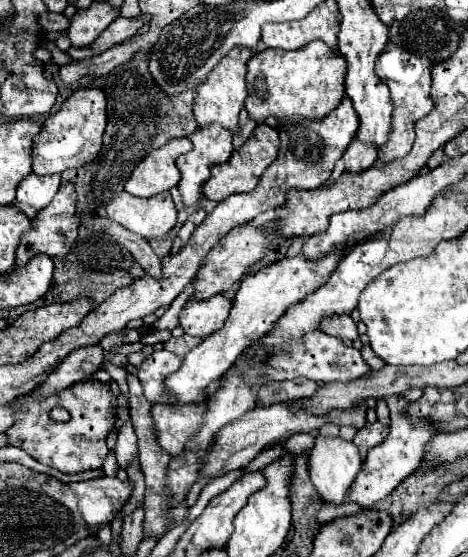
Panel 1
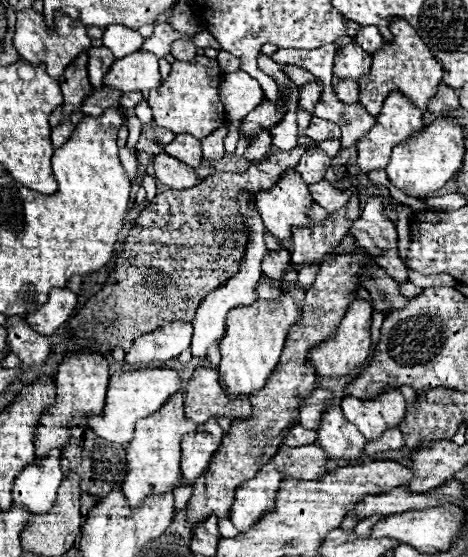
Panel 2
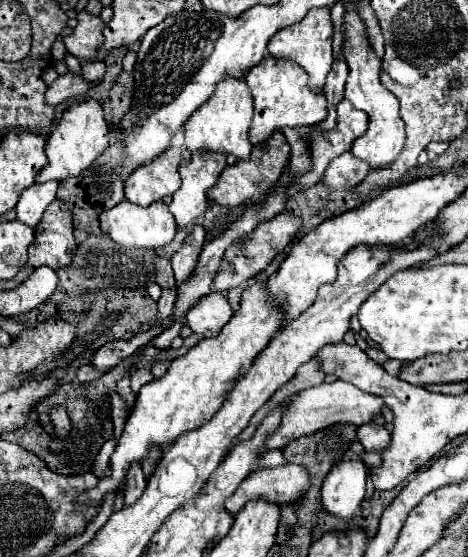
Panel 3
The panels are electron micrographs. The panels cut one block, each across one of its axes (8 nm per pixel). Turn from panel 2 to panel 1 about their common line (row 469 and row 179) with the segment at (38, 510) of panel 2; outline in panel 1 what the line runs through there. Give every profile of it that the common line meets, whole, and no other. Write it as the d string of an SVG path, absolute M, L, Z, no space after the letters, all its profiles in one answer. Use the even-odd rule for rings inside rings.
M30 174L18 184L16 200L32 206L38 212L50 204L54 194L58 192L58 186L60 186L60 174L52 174L52 176Z

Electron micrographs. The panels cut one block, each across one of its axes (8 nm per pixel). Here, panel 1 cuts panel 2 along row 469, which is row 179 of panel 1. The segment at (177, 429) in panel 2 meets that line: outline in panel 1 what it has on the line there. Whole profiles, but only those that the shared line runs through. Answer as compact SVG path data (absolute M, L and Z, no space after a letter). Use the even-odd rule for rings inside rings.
M174 138L162 148L150 152L130 174L124 190L138 198L150 198L160 192L172 190L180 182L176 158L190 150L188 138Z

